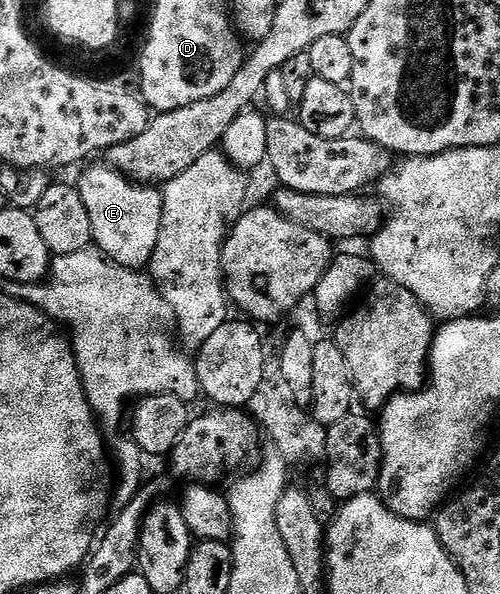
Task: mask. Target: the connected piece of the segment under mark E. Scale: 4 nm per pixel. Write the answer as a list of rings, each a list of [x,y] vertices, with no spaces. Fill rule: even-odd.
[[[90,164],[76,189],[81,192],[87,215],[91,215],[93,245],[110,261],[128,269],[144,270],[153,257],[163,219],[162,190],[149,183],[130,181],[128,177],[109,168],[108,164]]]

